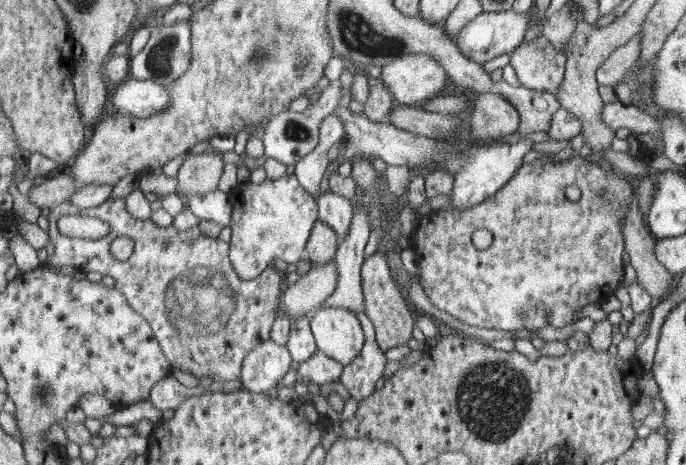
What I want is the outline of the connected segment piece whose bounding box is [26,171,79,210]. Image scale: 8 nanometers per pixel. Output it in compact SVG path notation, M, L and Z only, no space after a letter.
M64 171L57 178L39 180L26 198L41 210L45 207L53 208L60 203L68 202L78 187L69 171Z

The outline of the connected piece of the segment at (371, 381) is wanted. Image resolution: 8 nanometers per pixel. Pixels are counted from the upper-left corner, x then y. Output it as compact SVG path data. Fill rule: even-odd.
M363 312L355 313L366 333L366 344L361 354L352 363L342 369L340 381L358 401L368 398L376 390L378 380L386 367L386 354L377 344L375 330Z

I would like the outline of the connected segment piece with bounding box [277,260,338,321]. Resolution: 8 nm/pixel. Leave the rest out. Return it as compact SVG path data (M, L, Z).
M334 260L308 267L307 271L285 292L278 296L277 316L289 316L291 321L310 317L321 304L336 290L338 270Z

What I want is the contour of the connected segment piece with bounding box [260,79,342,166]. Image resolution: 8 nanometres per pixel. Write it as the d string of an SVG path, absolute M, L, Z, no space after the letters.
M340 79L331 80L328 86L319 94L315 104L309 104L302 112L296 110L282 111L267 122L260 137L264 142L264 156L276 158L286 166L298 163L298 159L306 156L314 147L318 146L318 135L321 134L322 120L334 112L334 108L339 105L342 96L342 84Z

